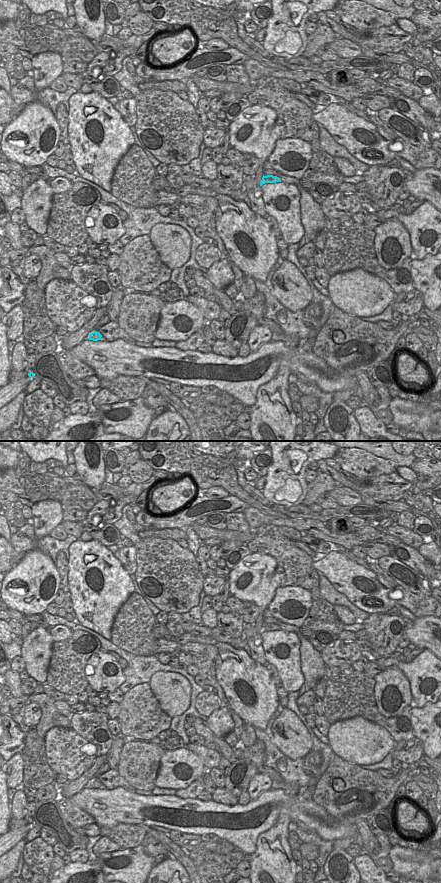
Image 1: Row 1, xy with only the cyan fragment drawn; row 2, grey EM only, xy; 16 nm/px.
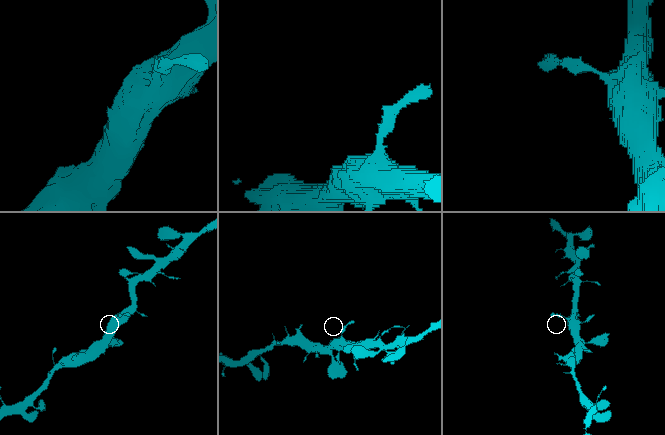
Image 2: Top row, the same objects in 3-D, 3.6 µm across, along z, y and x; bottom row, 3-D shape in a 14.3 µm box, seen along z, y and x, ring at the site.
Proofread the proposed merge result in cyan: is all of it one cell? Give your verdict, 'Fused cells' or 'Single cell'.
Single cell.

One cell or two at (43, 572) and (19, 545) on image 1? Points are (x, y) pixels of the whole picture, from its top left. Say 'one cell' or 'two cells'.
two cells

